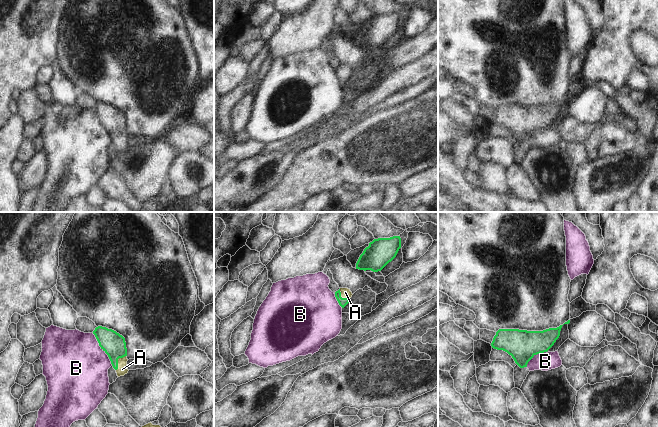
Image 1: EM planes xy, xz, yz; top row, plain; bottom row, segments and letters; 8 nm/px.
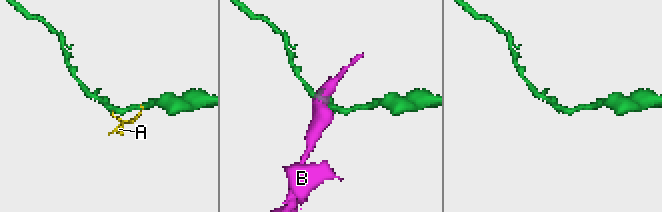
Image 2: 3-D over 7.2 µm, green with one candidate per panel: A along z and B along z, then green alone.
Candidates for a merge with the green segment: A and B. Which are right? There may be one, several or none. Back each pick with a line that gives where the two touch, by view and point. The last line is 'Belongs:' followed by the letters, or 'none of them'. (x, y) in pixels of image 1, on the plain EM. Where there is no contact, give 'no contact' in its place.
A: contact xy (117, 137)
Belongs: A

